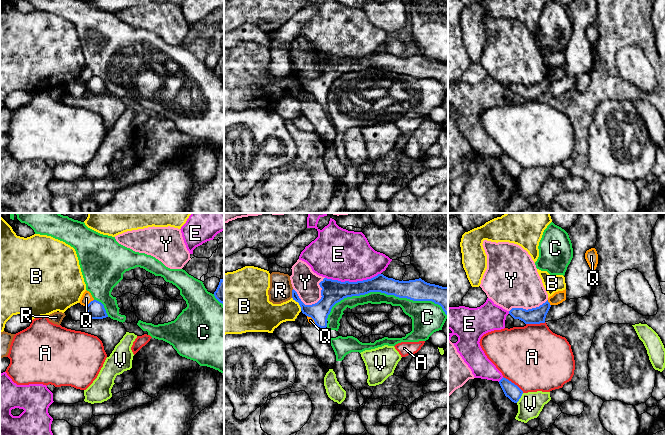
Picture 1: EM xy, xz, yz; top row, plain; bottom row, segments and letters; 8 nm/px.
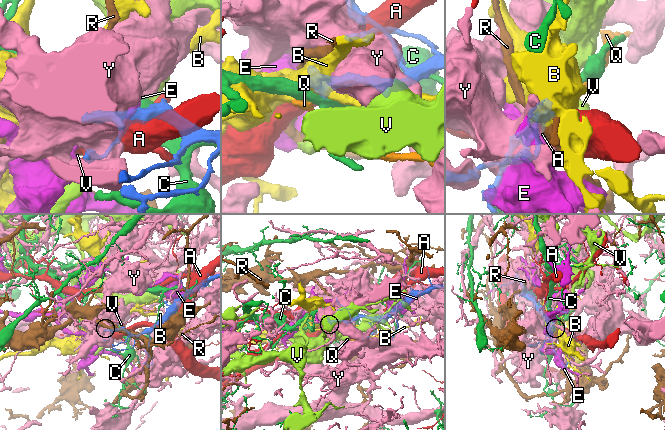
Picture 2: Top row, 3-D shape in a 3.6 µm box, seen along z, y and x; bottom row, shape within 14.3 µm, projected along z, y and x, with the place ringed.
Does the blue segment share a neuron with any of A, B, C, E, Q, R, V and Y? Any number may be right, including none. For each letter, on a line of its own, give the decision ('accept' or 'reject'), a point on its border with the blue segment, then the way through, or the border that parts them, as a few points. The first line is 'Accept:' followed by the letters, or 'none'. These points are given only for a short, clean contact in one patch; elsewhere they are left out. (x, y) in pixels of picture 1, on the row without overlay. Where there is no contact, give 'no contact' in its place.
Accept: none
A: reject; meets blue in yz at (513, 159)
B: reject; meets blue in xz at (299, 80); border along xz (292, 73), (298, 79), (301, 86)
C: reject; meets blue in xz at (385, 69)
E: reject; meets blue in xz at (352, 58)
Q: reject; meets blue in xy at (90, 78); border along xy (93, 75), (85, 82)
R: reject; meets blue in xz at (292, 69); border along xz (293, 65), (291, 73)
V: reject; meets blue in yz at (520, 173)
Y: reject; meets blue in xz at (321, 71)

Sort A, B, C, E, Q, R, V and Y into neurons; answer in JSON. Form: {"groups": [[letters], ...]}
{"groups": [["A"], ["B"], ["C"], ["E"], ["Q"], ["R"], ["V", "Y"]]}

